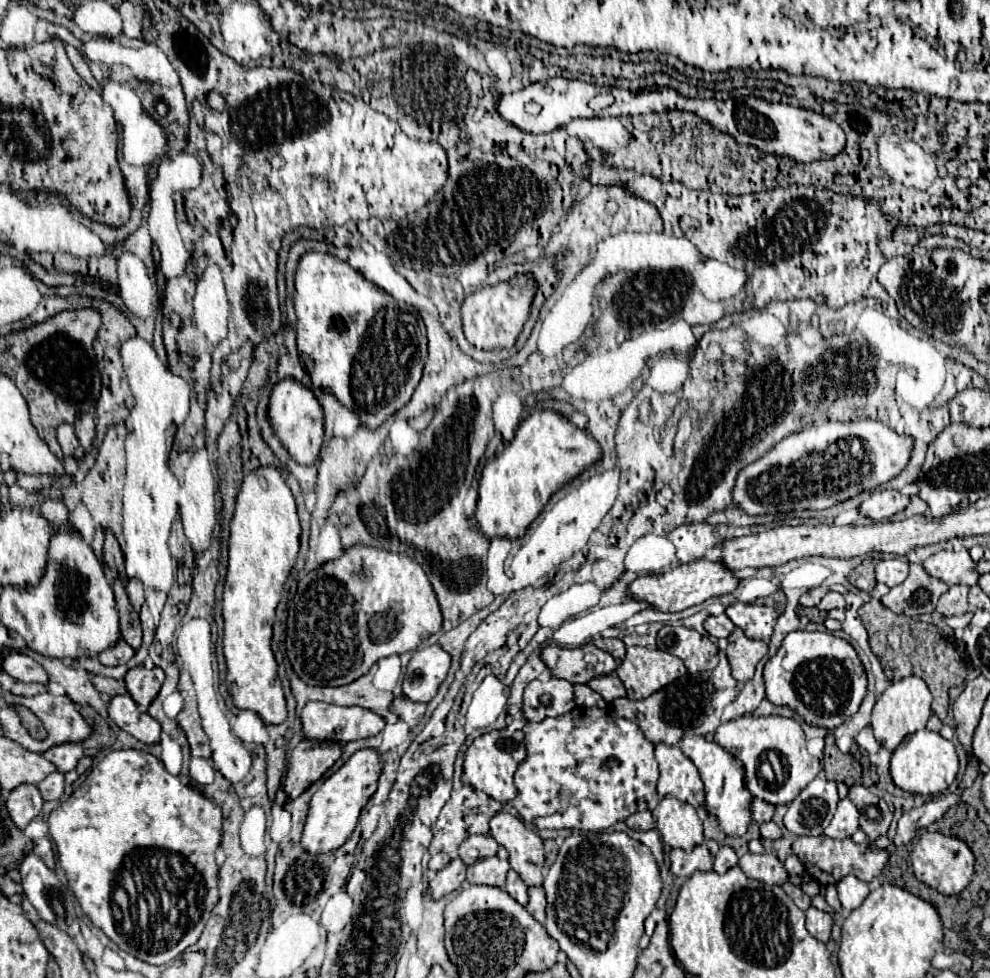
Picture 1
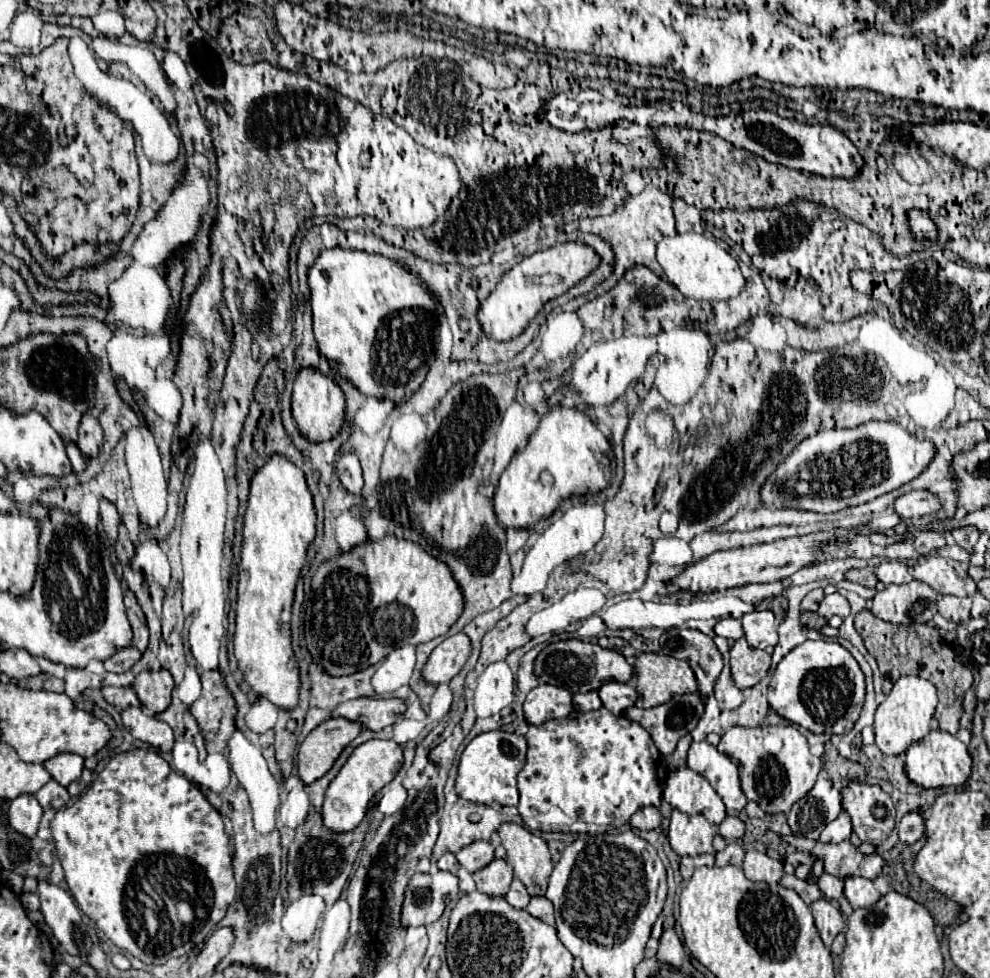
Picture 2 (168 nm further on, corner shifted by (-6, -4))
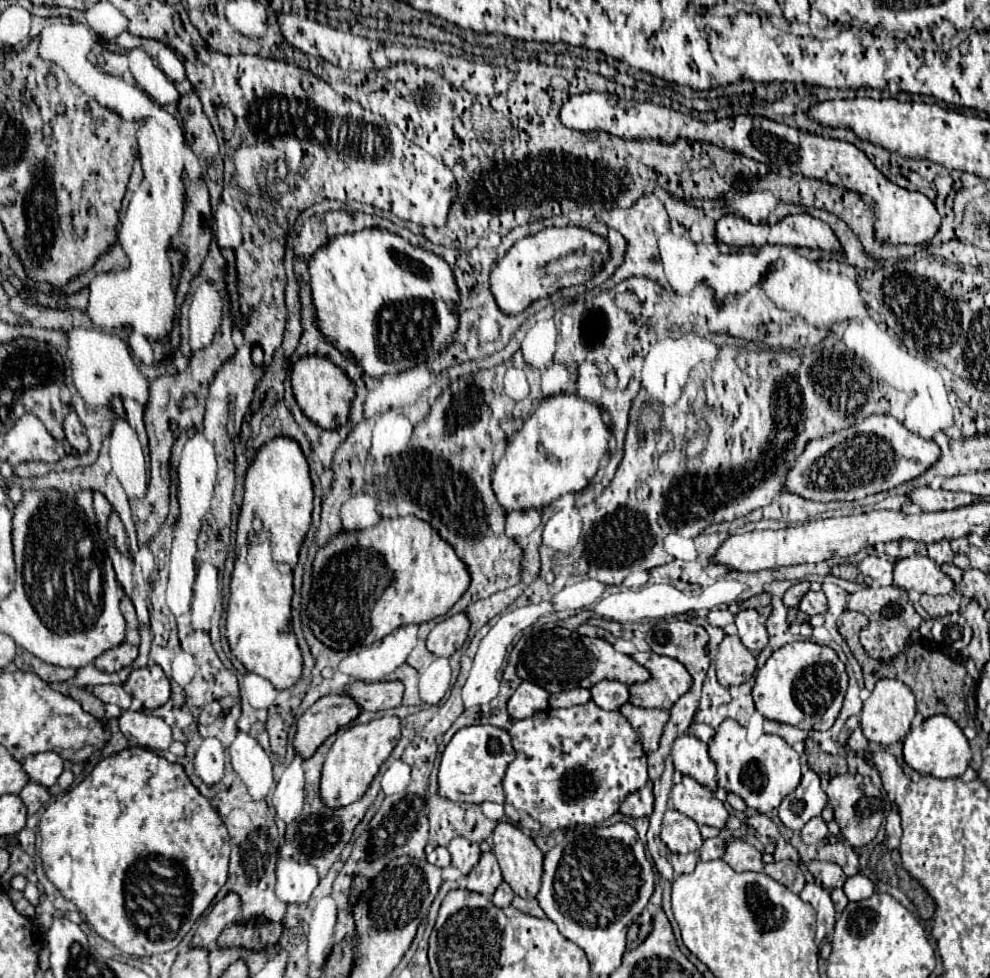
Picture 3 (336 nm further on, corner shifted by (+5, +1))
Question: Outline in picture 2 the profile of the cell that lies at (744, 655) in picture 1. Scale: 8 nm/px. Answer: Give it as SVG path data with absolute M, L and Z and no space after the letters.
M744 638L736 640L730 650L730 668L732 678L740 690L758 684L770 668L770 654L758 648L752 648Z

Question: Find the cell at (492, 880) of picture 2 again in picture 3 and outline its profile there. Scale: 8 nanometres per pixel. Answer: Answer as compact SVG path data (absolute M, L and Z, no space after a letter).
M483 853L479 863L473 867L473 871L467 875L467 889L481 893L485 897L493 897L497 885L503 881L499 863L493 853Z

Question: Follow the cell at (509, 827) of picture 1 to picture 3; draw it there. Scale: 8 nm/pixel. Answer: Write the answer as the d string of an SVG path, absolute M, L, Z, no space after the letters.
M499 823L493 831L493 853L499 861L503 879L509 883L515 895L523 899L535 899L541 887L541 875L543 875L543 853L535 845L535 841L529 835L525 835L519 827L511 823Z

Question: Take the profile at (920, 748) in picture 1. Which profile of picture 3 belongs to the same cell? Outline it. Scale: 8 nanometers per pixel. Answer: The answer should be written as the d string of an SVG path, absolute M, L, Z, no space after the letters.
M933 715L907 733L903 743L903 757L905 763L911 769L919 771L921 775L947 779L947 777L961 777L965 773L965 769L971 763L971 749L961 727L949 715Z

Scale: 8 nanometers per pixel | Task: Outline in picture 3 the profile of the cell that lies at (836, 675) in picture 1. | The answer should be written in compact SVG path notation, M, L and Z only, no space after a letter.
M795 641L777 649L759 669L753 687L753 699L757 711L765 719L789 723L807 731L827 731L841 711L845 691L845 665L831 647L823 647L811 641Z

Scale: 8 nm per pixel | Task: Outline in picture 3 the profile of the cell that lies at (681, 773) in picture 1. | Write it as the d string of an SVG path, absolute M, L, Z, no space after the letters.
M683 777L683 781L673 787L671 795L675 809L691 817L699 827L709 825L723 829L729 821L729 811L725 805L707 787L691 777Z

